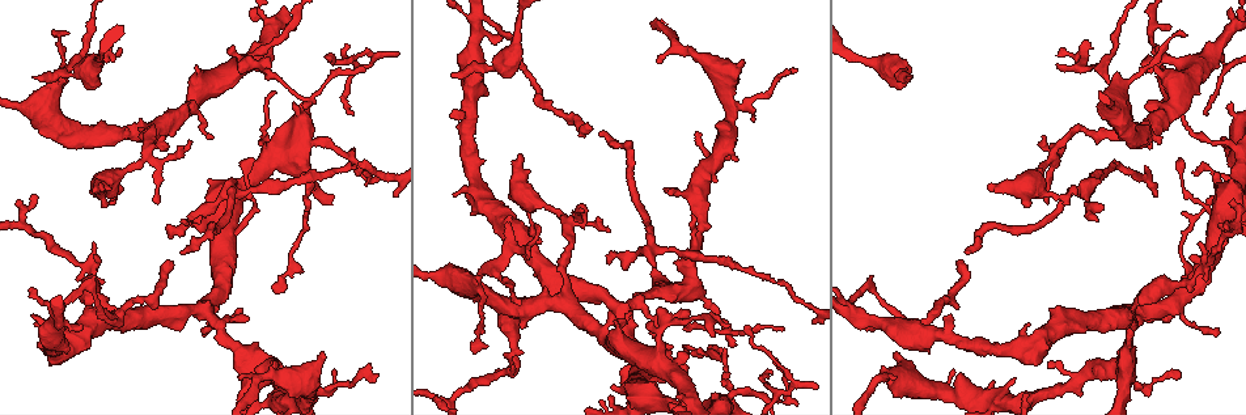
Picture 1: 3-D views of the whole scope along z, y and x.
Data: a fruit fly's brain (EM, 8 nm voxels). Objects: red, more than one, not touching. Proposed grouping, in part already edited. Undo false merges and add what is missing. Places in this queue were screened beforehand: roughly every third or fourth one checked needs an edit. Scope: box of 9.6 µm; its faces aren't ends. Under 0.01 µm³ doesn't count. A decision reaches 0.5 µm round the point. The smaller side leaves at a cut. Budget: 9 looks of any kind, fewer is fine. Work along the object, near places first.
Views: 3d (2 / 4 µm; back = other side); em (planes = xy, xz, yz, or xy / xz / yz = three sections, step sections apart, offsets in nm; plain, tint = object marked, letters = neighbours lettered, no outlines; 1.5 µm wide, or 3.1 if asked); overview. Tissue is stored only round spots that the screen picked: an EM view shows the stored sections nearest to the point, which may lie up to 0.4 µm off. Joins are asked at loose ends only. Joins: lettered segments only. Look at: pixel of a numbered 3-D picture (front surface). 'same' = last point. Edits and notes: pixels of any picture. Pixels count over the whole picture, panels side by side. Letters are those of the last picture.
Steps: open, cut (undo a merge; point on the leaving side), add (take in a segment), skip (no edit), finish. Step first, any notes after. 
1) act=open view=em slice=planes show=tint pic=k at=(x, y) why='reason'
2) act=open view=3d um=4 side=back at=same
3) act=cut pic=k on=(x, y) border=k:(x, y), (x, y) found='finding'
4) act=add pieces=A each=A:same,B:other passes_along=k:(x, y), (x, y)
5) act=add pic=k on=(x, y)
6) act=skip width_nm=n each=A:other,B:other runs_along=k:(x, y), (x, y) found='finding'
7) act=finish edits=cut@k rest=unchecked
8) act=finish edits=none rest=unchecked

act=open view=3d um=2 pic=1 at=(1096, 219)

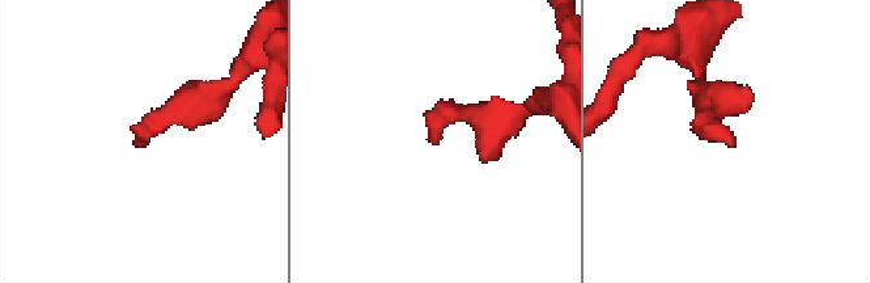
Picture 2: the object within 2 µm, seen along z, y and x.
act=open view=em slice=planes show=letters pic=2 at=(734, 147)

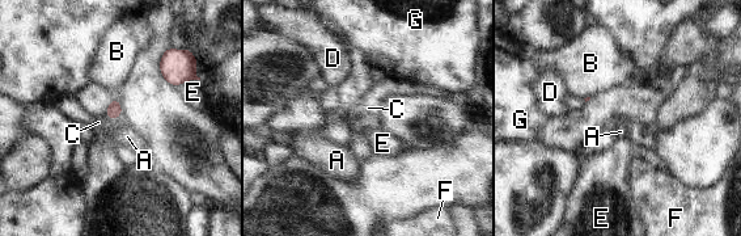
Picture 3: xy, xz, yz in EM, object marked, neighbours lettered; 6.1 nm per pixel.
act=skip width_nm=90 each=A:other,B:other,C:other,D:other,E:other,F:other,G:other border=3:(122, 114), (114, 118), (105, 118) found='no lettered segment goes on from it'

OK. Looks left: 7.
act=open view=3d um=4 pic=1 at=(1193, 170) why='branch stops here'

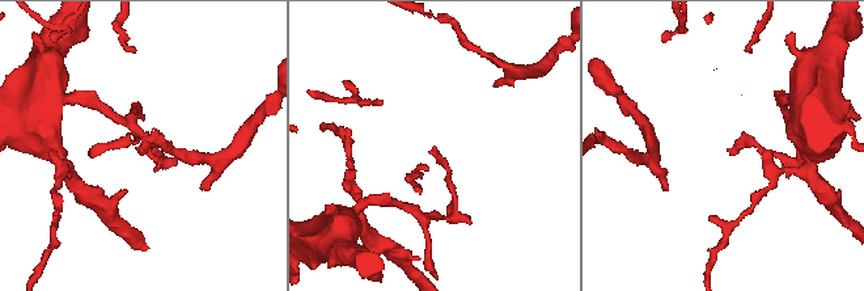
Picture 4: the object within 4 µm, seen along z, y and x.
act=open view=em slice=planes show=tint pic=4 at=(727, 149) why='need the tissue'

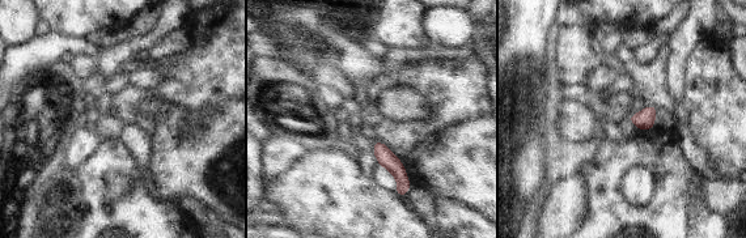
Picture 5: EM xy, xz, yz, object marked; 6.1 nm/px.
act=open view=em slice=planes show=letters at=same why='what lies round it'

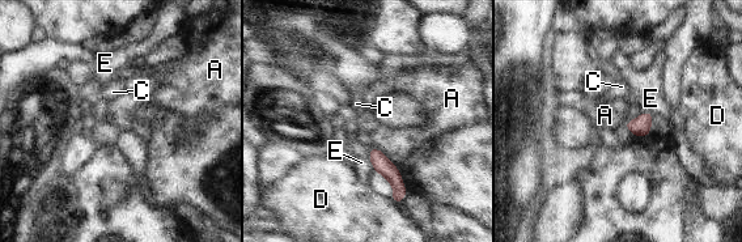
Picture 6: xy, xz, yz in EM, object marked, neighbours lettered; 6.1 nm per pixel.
act=skip each=A:other,C:other,D:other,E:other runs_along=6:(372, 152), (394, 177), (399, 198) found='none of them fits'

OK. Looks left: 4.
act=open view=3d um=2 pic=1 at=(491, 65)

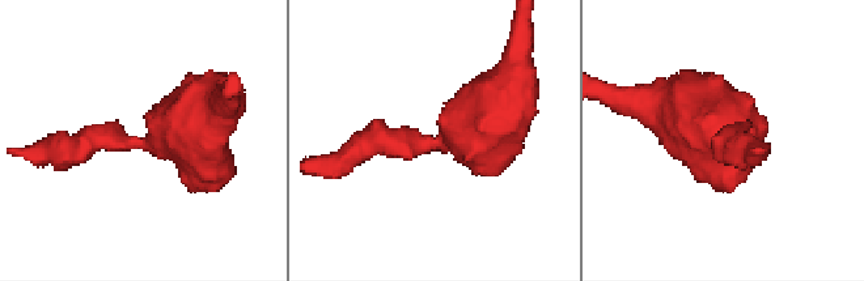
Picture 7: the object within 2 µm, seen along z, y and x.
act=open view=em slice=planes show=tint pic=7 at=(140, 144)

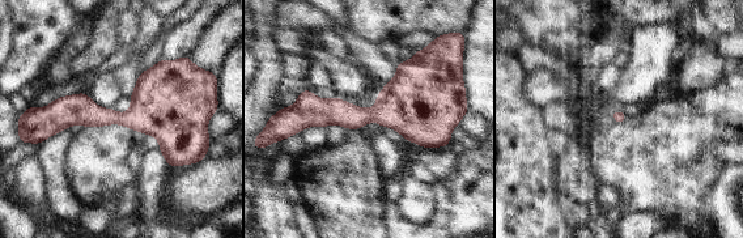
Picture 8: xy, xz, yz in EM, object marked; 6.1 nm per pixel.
act=open view=em slice=planes show=letters at=same

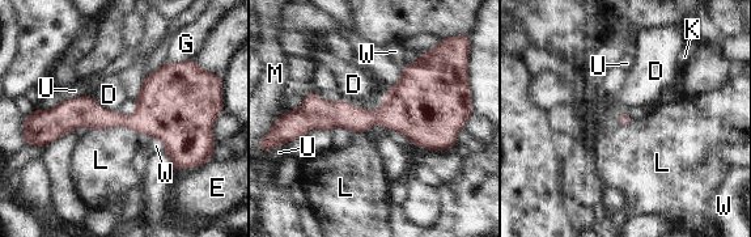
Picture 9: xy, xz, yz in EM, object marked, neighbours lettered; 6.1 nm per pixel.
act=skip width_nm=80 each=D:other,E:other,G:other,K:other,L:other,M:other,U:other,W:other border=9:(131, 128), (114, 126), (88, 130) found='one neuron here'

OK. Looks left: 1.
act=finish edits=none rest=unchecked

